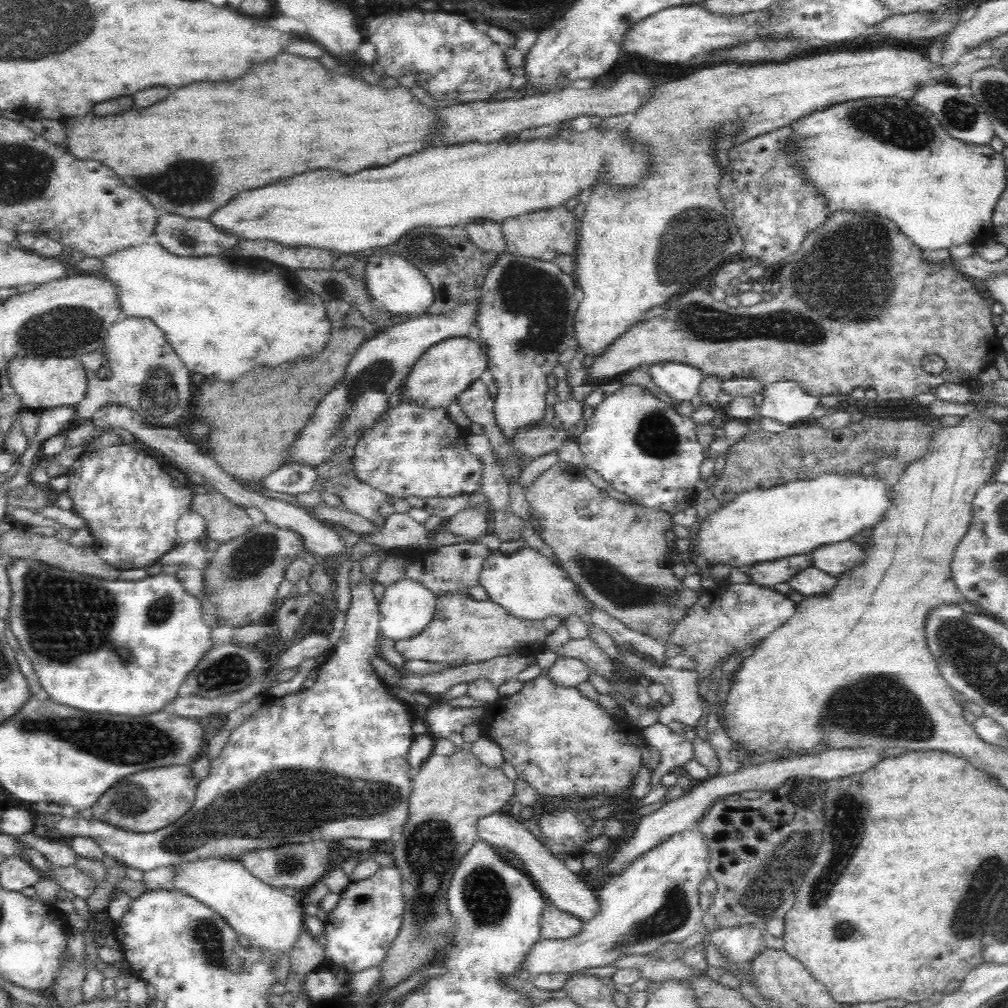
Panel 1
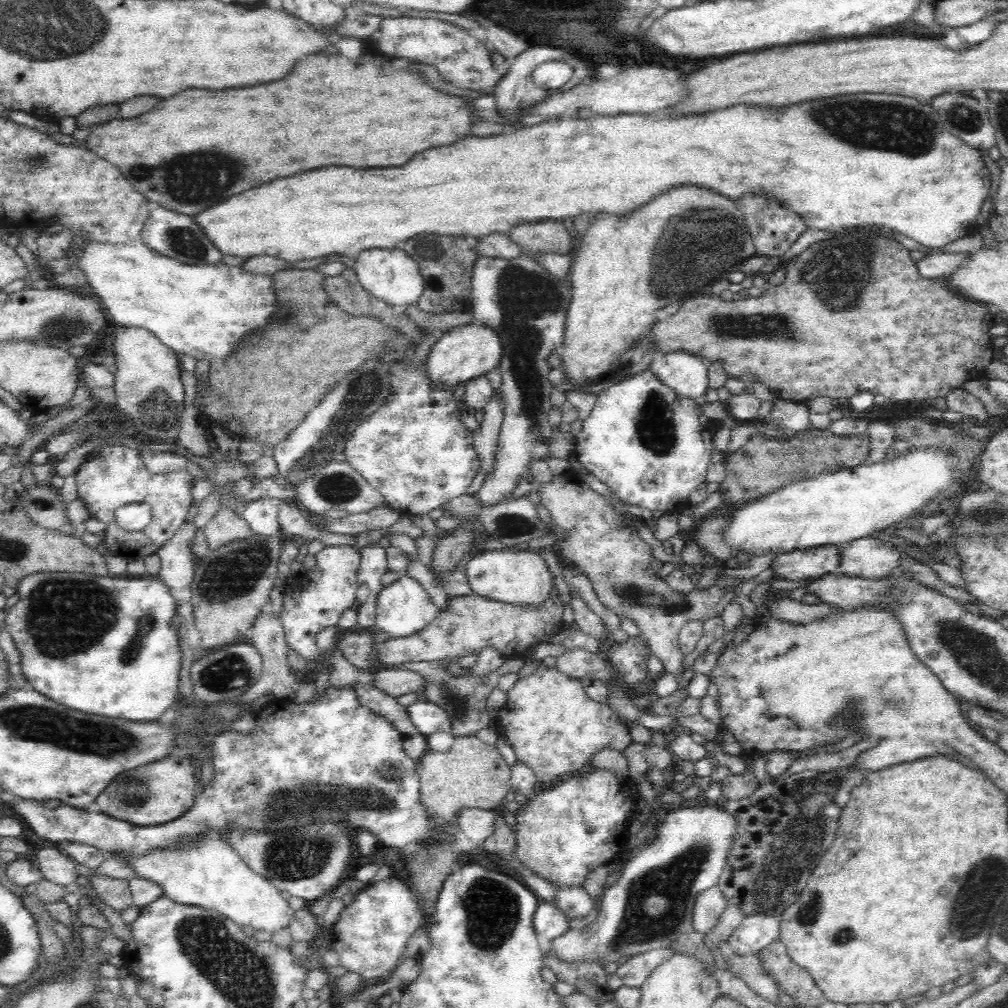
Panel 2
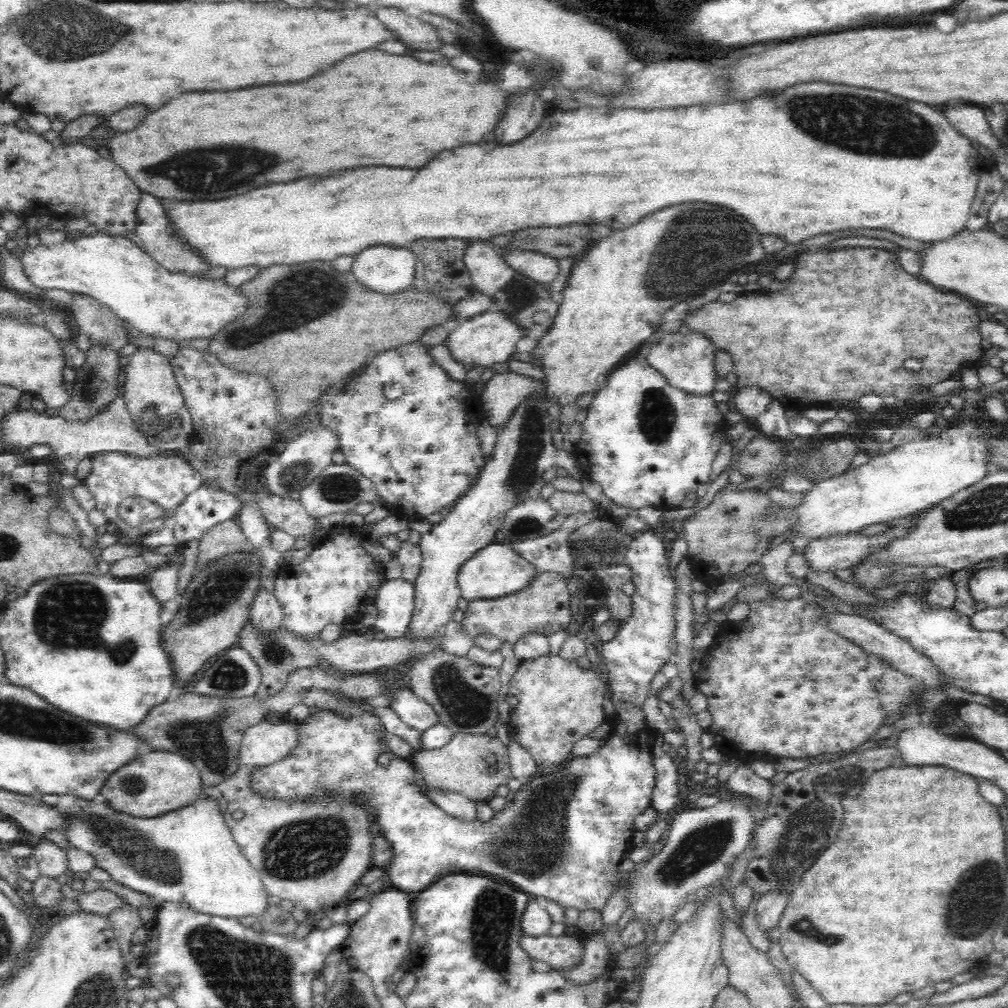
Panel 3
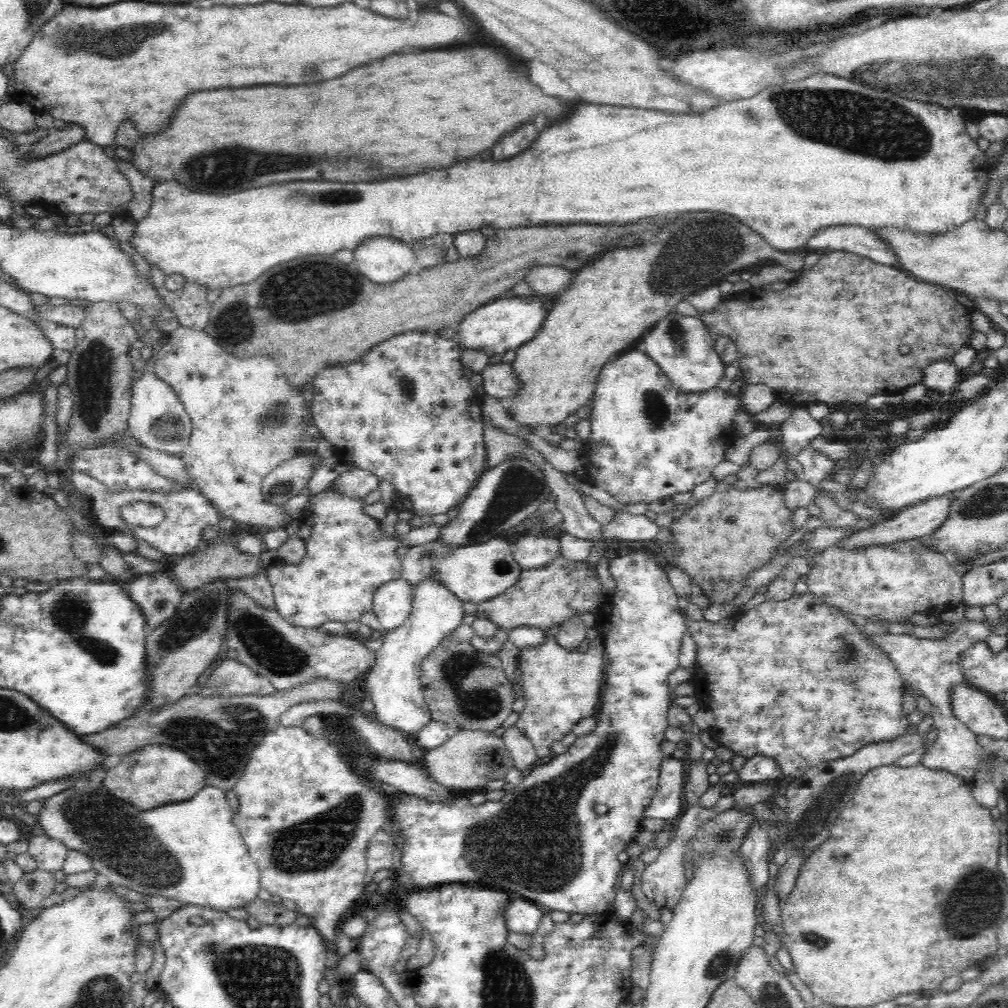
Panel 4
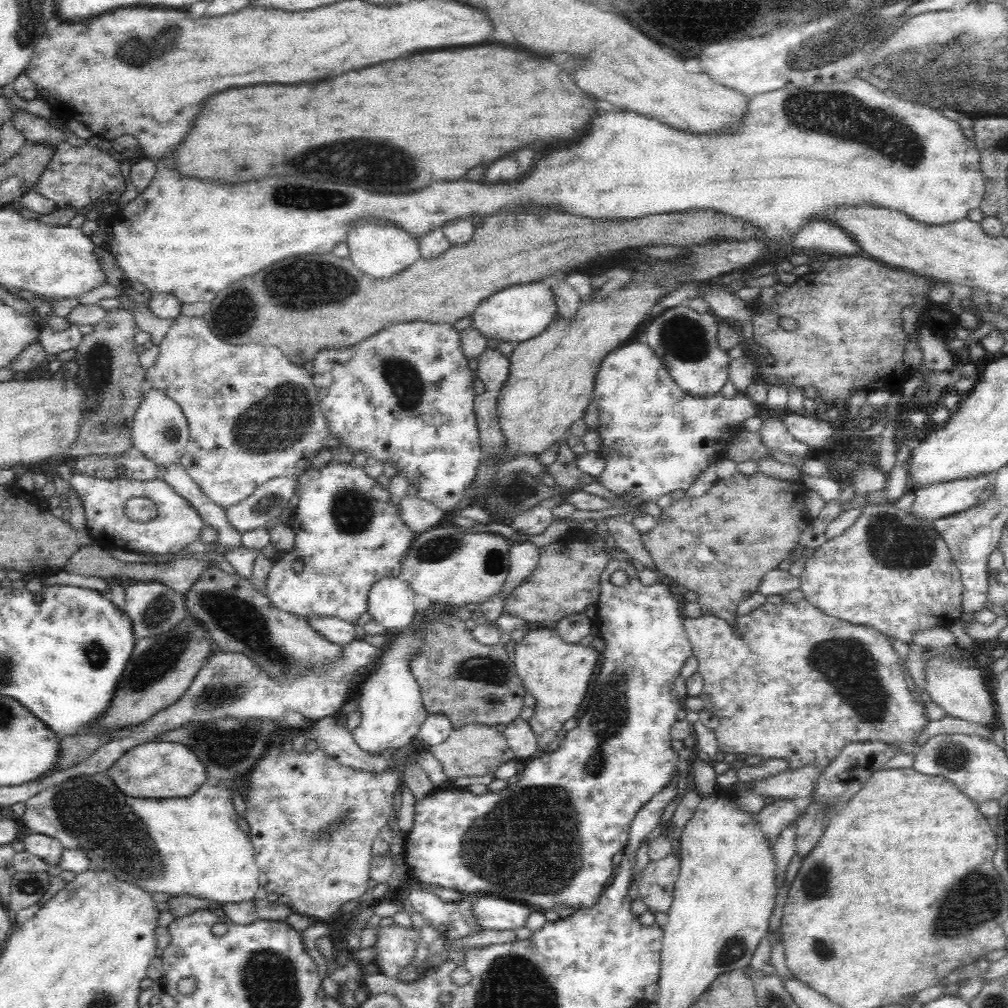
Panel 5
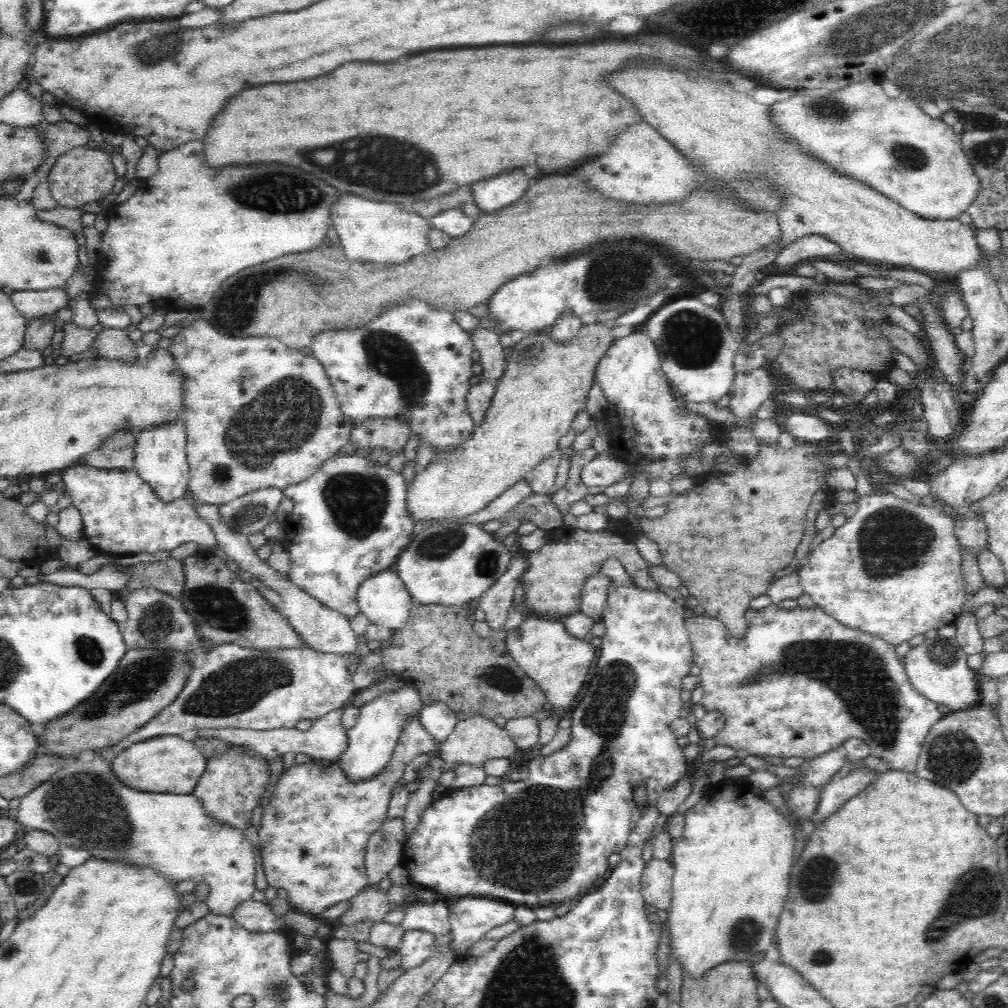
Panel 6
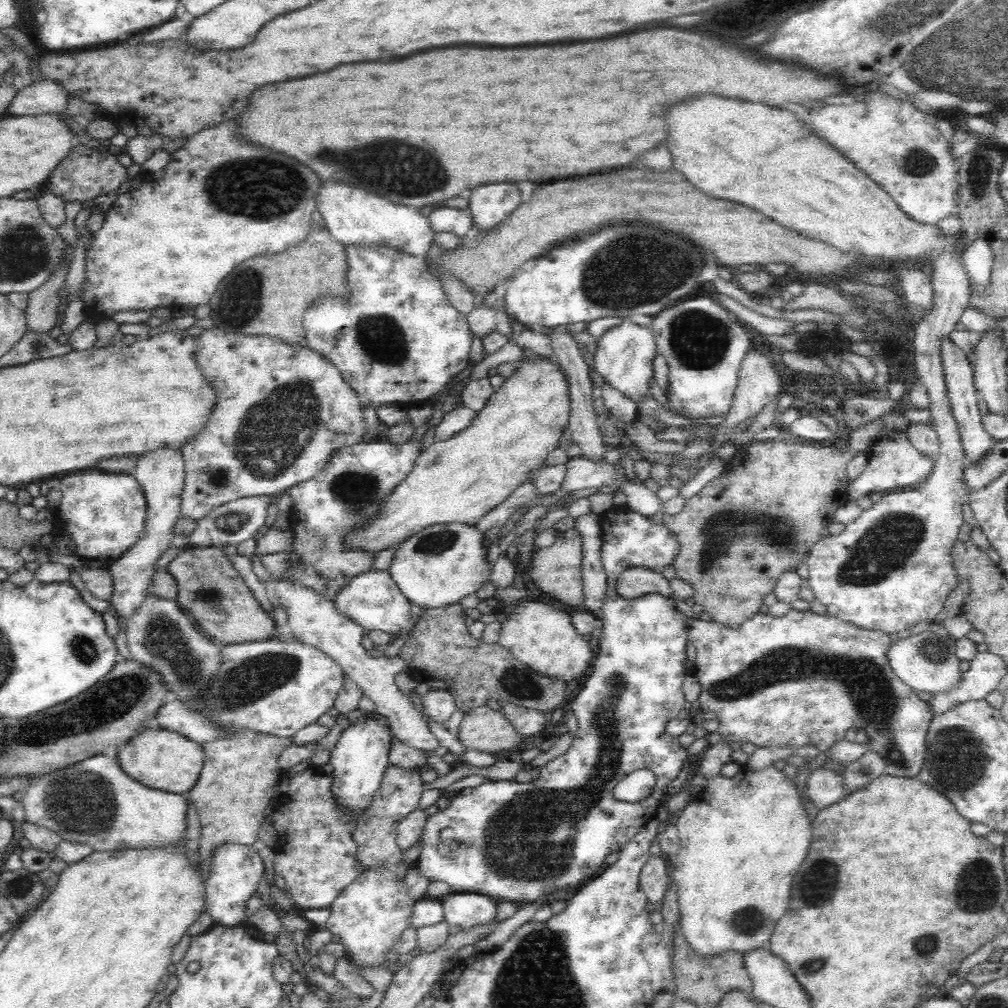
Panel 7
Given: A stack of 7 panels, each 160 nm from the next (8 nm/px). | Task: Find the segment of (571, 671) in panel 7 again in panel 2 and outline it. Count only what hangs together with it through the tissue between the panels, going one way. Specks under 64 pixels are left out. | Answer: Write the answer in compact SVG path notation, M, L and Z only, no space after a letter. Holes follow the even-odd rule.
M541 665L540 668L538 668L538 670L536 670L536 672L534 672L532 675L519 678L515 682L515 685L507 692L506 703L501 707L500 712L498 713L498 718L499 721L497 721L497 723L500 725L501 729L499 735L503 738L506 738L506 740L509 742L515 752L516 760L532 769L532 772L534 772L534 776L536 777L540 788L558 784L561 782L564 776L574 776L593 770L594 766L591 764L592 758L596 753L604 750L605 748L617 750L622 754L626 748L628 748L628 746L633 743L630 735L630 728L621 722L620 718L614 716L612 711L610 711L605 703L592 700L590 697L588 697L588 695L586 695L586 692L584 692L584 685L582 685L582 681L580 679L564 676L555 667L545 668L544 665Z

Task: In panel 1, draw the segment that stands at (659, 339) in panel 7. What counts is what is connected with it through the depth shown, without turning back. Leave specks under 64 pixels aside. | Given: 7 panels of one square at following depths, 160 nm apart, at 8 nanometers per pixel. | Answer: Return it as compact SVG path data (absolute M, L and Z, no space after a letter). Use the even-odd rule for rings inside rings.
M680 363L653 364L648 373L656 386L676 402L695 398L705 377L700 369Z

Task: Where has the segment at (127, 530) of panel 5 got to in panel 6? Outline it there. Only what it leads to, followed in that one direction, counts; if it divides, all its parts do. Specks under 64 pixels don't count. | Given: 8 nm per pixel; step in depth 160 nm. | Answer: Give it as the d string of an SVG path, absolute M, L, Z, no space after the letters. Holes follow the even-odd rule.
M76 465L65 469L61 480L65 484L64 493L68 494L68 498L72 500L71 504L82 515L83 538L88 540L97 552L112 552L116 556L140 554L141 552L146 552L146 554L170 553L171 550L186 542L194 542L203 550L218 546L212 528L198 516L194 507L186 499L162 500L156 496L154 489L143 478L140 478L135 467L121 470Z

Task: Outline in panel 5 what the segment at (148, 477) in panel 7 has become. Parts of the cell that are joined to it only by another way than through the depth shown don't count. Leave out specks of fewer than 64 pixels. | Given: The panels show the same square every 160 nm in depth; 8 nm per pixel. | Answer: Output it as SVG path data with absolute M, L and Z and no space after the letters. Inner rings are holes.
M153 387L143 396L132 420L131 441L156 466L181 462L180 458L189 440L189 424L181 406L171 397Z

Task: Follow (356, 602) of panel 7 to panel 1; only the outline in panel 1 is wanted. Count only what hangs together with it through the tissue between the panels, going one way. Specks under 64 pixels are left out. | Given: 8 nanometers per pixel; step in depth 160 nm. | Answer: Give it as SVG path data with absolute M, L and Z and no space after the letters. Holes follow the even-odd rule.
M400 579L389 584L378 603L379 634L395 643L402 640L416 638L431 624L435 614L437 597L425 588L423 584L412 580Z

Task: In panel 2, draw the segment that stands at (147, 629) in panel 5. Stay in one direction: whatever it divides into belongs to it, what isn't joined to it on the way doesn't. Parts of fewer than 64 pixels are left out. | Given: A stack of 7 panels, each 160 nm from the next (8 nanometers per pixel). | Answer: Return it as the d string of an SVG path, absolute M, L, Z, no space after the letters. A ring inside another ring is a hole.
M189 518L176 534L157 552L161 558L161 569L157 574L178 596L180 590L191 588L198 558L192 552L192 540L200 528Z

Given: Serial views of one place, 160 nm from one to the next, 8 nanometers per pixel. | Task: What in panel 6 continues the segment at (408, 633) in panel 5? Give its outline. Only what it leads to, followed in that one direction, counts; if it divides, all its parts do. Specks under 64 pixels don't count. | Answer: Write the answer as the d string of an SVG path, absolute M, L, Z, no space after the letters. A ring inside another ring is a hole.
M404 681L398 689L382 694L368 701L359 708L358 723L348 730L348 748L338 761L350 780L368 780L388 764L404 728L410 719L419 716L425 704L417 688Z

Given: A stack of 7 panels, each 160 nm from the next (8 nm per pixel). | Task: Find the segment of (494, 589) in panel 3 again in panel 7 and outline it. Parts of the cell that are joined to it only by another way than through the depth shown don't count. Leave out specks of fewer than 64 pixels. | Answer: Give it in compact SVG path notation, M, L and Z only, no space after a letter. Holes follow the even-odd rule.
M432 524L422 528L420 532L409 536L406 542L399 544L390 564L391 577L404 597L420 609L443 608L460 603L463 598L476 594L491 579L493 563L488 560L488 548L484 546L484 539L484 533L474 524Z

